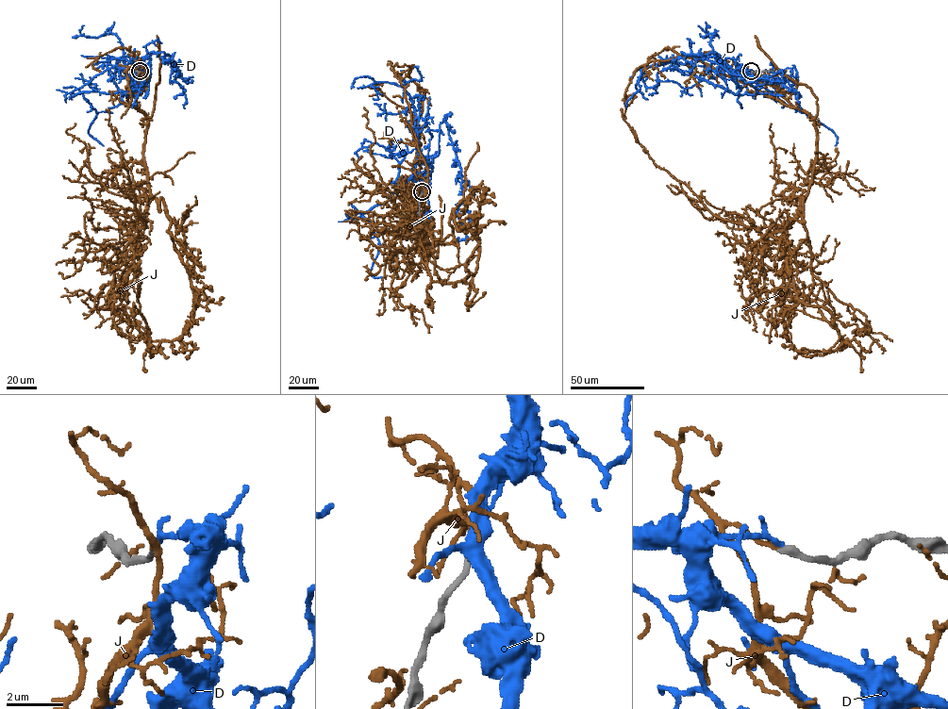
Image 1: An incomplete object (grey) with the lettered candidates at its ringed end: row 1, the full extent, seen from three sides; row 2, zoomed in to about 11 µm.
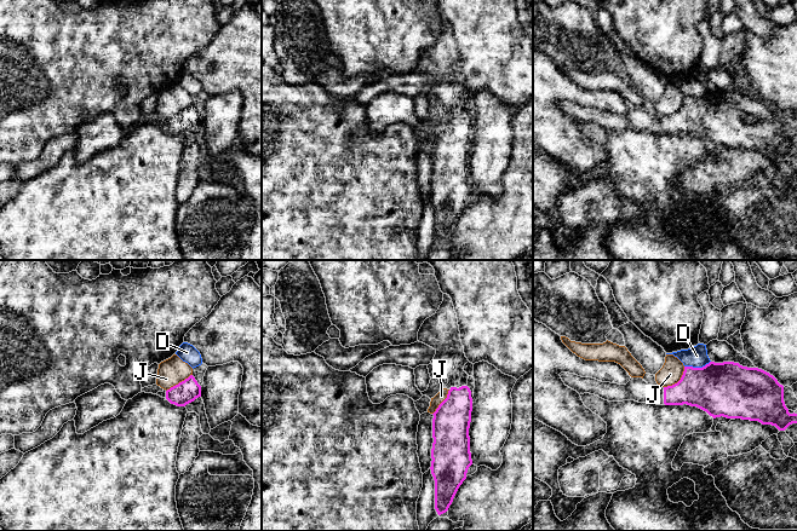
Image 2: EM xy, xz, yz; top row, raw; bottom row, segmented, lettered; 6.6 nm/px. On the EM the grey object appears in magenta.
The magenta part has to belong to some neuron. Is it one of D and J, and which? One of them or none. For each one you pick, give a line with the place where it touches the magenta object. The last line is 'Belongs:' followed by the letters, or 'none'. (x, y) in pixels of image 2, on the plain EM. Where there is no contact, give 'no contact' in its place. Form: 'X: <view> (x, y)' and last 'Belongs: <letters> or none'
Belongs: none

